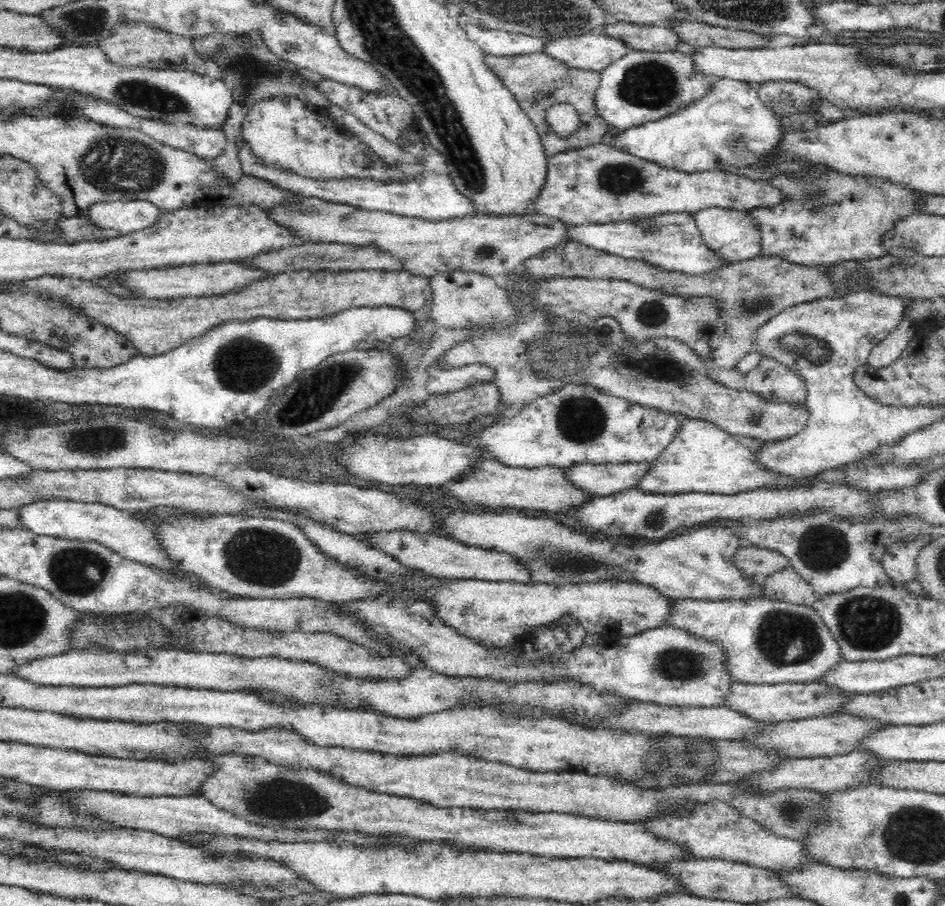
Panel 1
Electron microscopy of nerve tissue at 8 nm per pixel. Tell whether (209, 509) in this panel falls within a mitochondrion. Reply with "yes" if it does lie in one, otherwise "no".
no

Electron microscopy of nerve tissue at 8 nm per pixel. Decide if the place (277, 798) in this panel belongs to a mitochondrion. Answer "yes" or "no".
yes

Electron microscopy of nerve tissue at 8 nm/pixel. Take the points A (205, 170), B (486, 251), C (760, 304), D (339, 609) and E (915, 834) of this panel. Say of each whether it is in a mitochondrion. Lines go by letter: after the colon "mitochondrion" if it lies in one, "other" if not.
A: other
B: other
C: mitochondrion
D: other
E: mitochondrion

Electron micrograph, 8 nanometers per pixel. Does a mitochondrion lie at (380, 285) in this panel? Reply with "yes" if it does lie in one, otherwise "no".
no

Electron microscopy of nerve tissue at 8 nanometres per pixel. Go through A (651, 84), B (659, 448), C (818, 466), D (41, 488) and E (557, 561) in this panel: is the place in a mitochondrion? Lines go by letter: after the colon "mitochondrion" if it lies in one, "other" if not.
A: mitochondrion
B: other
C: other
D: other
E: mitochondrion

